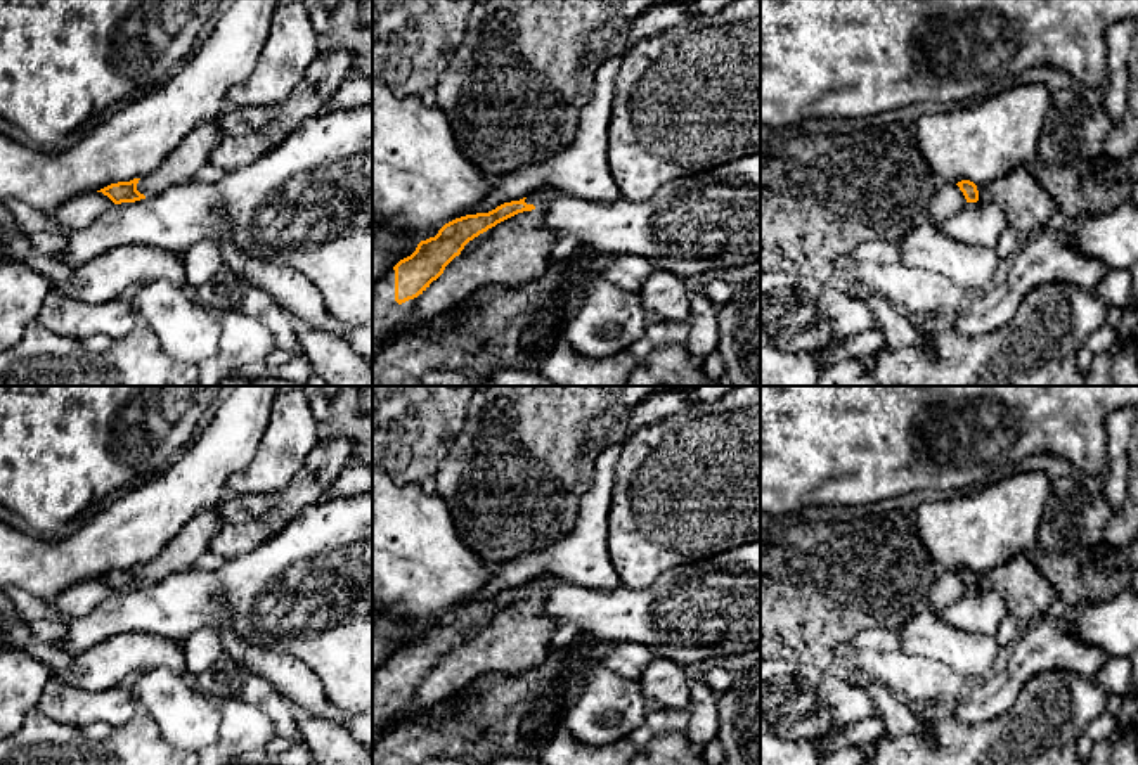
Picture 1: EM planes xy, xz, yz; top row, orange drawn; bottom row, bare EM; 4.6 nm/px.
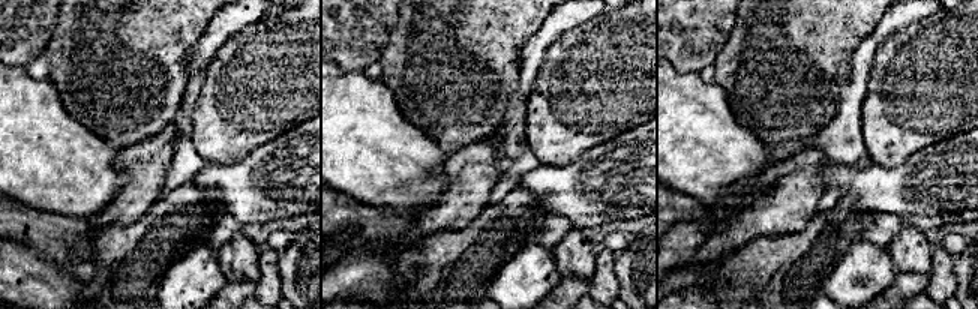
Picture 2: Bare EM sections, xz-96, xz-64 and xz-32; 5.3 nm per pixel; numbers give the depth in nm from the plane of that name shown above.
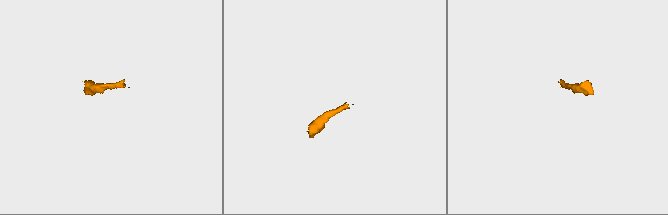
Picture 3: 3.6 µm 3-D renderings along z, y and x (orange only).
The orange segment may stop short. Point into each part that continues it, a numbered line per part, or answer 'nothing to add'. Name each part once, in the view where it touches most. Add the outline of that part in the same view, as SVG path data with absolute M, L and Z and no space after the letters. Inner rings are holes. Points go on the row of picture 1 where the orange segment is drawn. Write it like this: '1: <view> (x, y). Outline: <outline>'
1: xz (518, 250). Outline: M542 187L527 196L525 202L535 206L532 211L518 213L469 241L436 280L417 298L402 305L395 301L395 270L390 268L372 286L372 355L405 329L417 334L430 332L452 317L471 312L475 296L488 286L513 287L540 277L547 270L551 249L559 239L544 223L544 208L559 196L561 192L553 187Z

